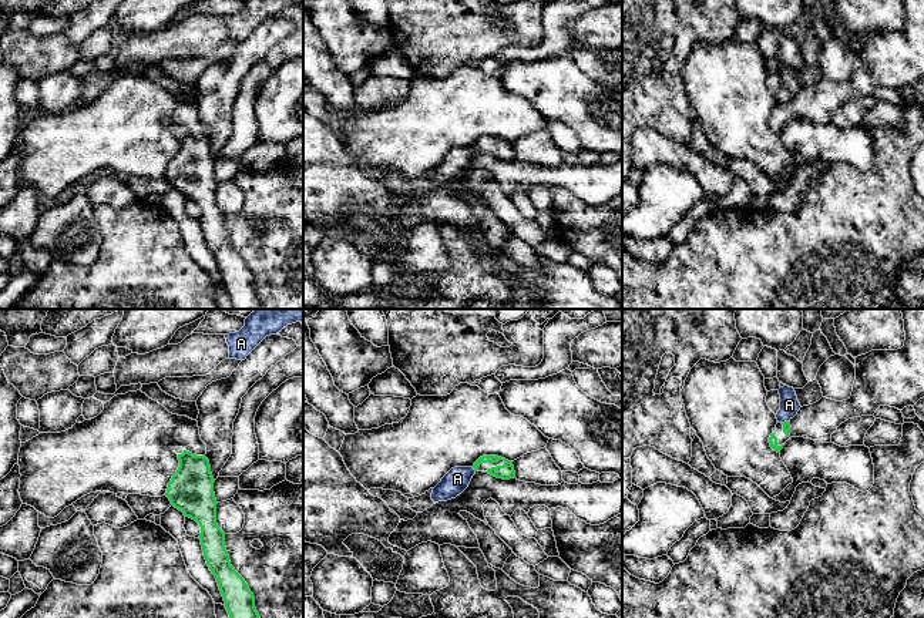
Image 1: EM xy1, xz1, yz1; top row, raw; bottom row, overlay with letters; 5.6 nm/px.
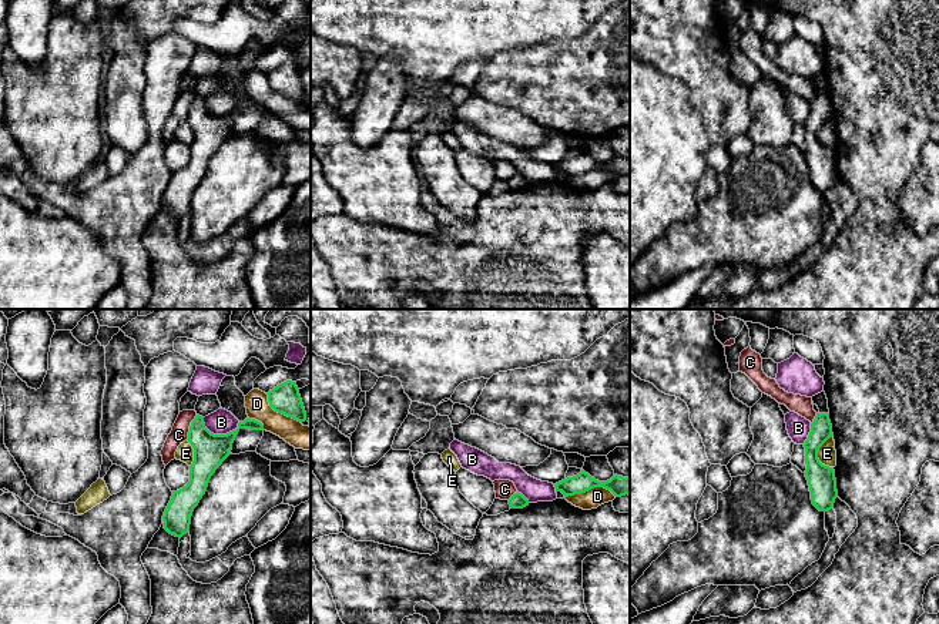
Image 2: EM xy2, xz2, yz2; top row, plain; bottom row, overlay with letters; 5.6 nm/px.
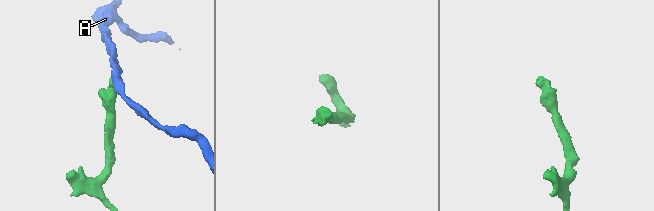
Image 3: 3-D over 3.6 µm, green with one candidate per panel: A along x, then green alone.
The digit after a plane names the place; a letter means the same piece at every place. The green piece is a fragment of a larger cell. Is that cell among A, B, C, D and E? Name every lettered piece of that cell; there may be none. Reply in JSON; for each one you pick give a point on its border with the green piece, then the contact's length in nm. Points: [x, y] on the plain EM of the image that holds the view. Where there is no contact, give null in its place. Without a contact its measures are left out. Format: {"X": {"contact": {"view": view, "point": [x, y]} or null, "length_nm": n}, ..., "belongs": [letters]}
{"belongs": []}

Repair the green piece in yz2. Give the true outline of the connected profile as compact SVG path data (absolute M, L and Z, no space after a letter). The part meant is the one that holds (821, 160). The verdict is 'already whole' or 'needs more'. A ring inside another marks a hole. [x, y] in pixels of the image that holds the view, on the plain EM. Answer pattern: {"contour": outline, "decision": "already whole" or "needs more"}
{"contour": "M816 94L804 128L806 145L805 158L808 161L812 185L819 192L831 191L838 178L834 148L822 145L818 140L819 128L832 117L829 95Z", "decision": "already whole"}

